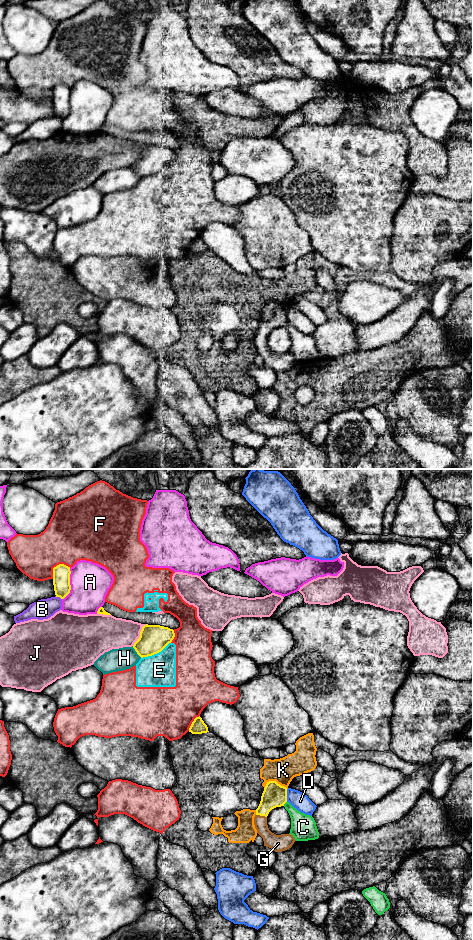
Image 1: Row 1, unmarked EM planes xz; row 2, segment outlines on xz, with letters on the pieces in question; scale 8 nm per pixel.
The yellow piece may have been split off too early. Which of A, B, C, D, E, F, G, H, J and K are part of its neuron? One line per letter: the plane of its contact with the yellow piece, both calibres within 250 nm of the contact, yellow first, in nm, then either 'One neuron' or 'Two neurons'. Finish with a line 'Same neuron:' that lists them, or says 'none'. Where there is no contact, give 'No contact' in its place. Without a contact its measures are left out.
A: Touches yellow in xz. Thickness 140 nm (yellow) against 320 nm. Two neurons
B: Touches yellow in xz. Thickness 140 nm (yellow) against 160 nm. Two neurons
C: Touches yellow in xz. Thickness 190 nm (yellow) against 200 nm. Two neurons
D: Touches yellow in xz. Thickness 190 nm (yellow) against 140 nm. Two neurons
E: Touches yellow in xz. Thickness 220 nm (yellow) against 280 nm. Two neurons
F: Touches yellow in xz. Thickness 140 nm (yellow) against 400 nm. Two neurons
G: Touches yellow in xz. Thickness 190 nm (yellow) against 130 nm. One neuron
H: Touches yellow in xz. Thickness 220 nm (yellow) against 180 nm. Two neurons
J: Touches yellow in xz. Thickness 220 nm (yellow) against 260 nm. Two neurons
K: Touches yellow in xz. Thickness 190 nm (yellow) against 200 nm. Two neurons
Same neuron: G

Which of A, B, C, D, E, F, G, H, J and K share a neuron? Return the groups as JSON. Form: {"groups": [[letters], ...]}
{"groups": [["A", "C"], ["B"], ["D"], ["E", "F"], ["G"], ["H"], ["J"], ["K"]]}

